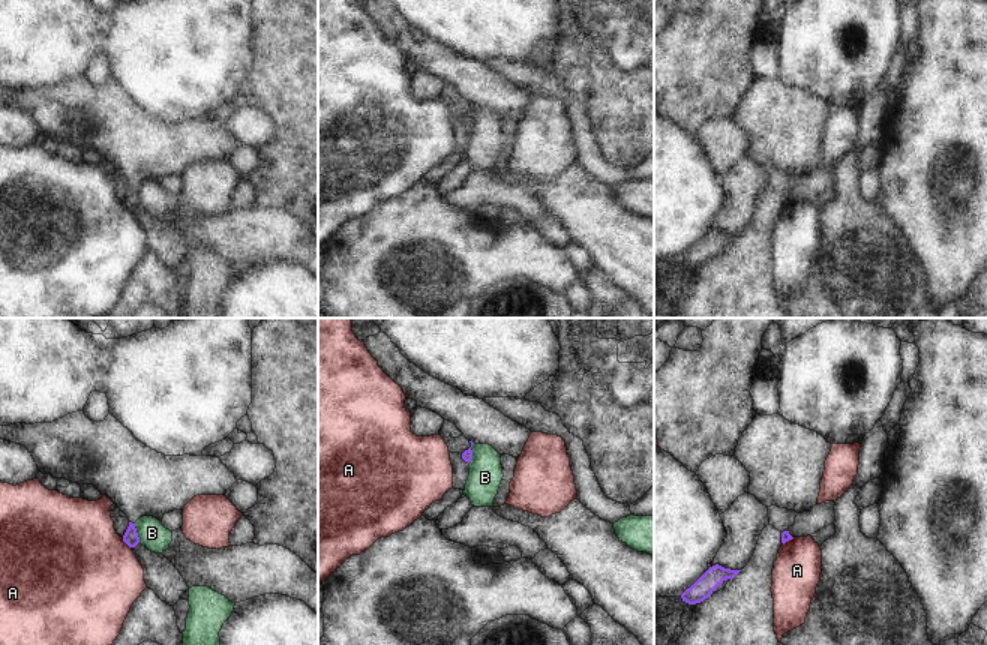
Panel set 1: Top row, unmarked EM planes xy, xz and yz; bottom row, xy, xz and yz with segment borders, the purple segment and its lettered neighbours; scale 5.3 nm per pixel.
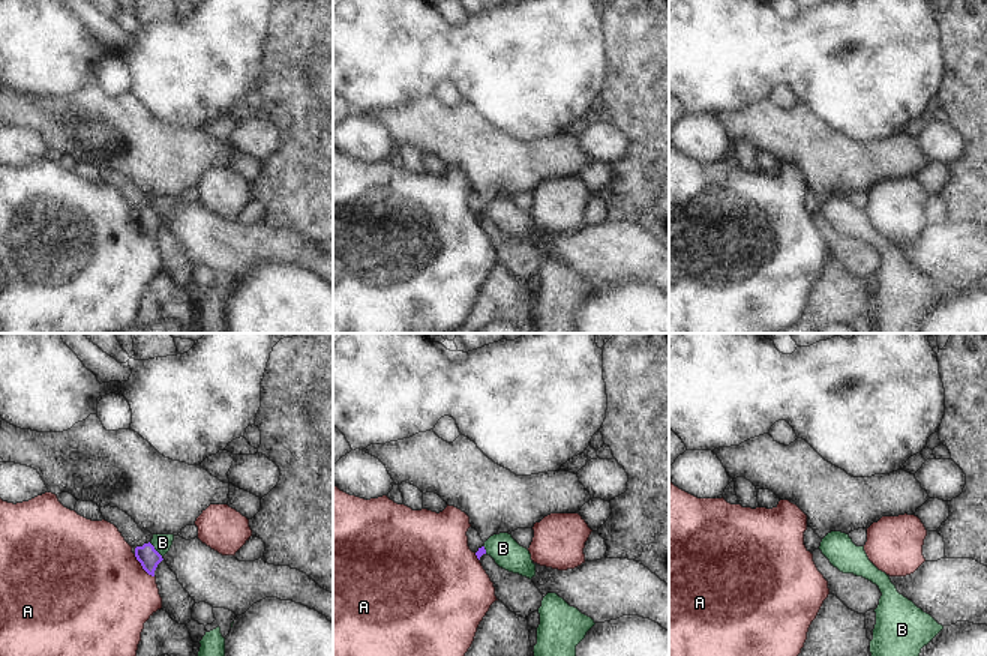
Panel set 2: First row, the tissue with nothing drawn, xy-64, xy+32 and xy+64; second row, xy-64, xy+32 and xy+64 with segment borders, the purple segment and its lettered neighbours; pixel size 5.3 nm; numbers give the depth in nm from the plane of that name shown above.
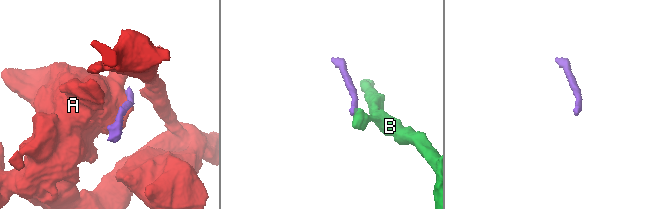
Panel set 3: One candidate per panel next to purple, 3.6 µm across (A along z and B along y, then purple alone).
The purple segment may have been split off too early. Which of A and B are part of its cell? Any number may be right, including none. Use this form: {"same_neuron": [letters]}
{"same_neuron": []}

